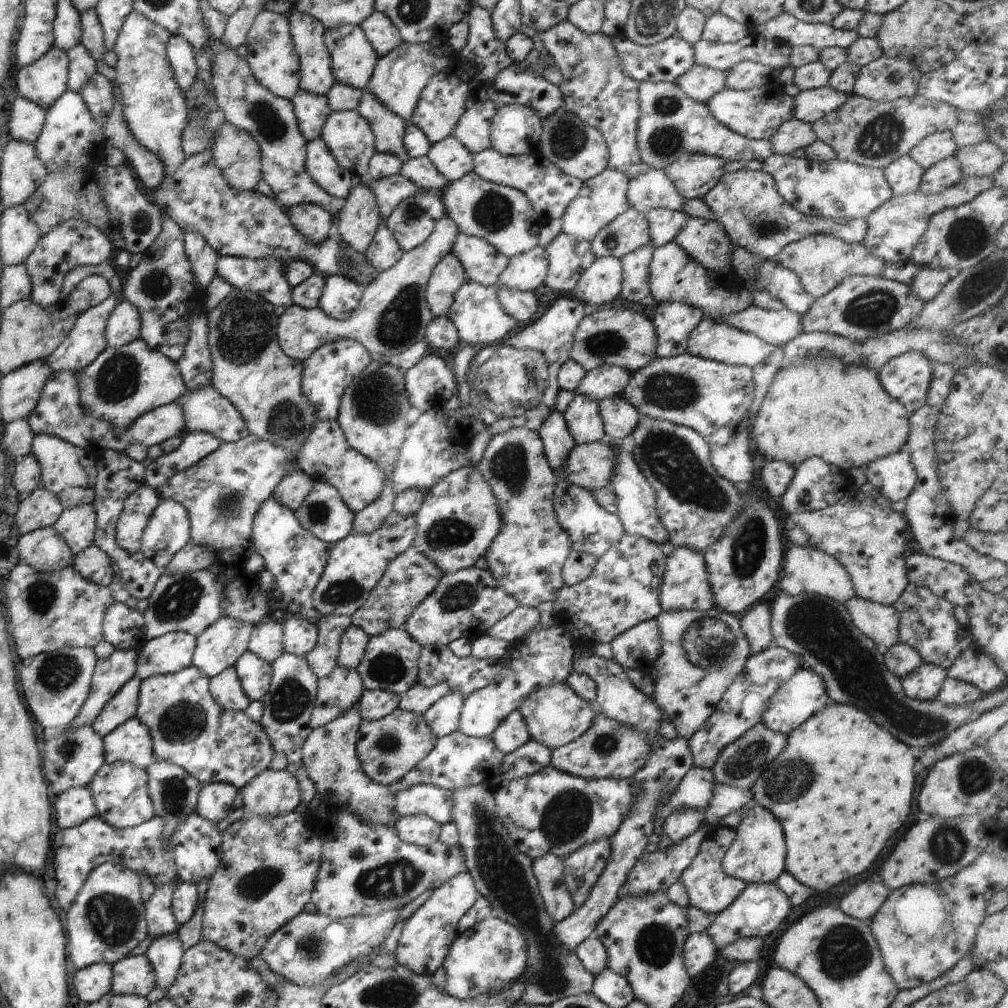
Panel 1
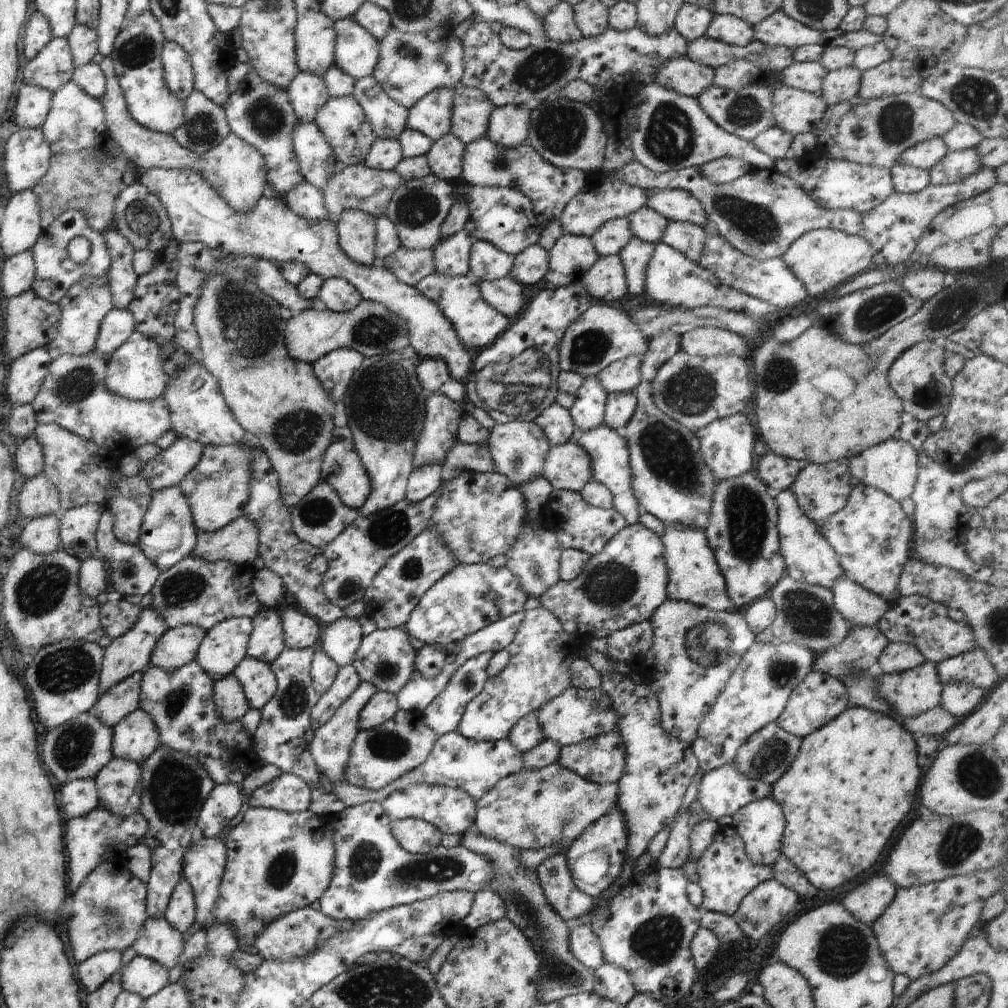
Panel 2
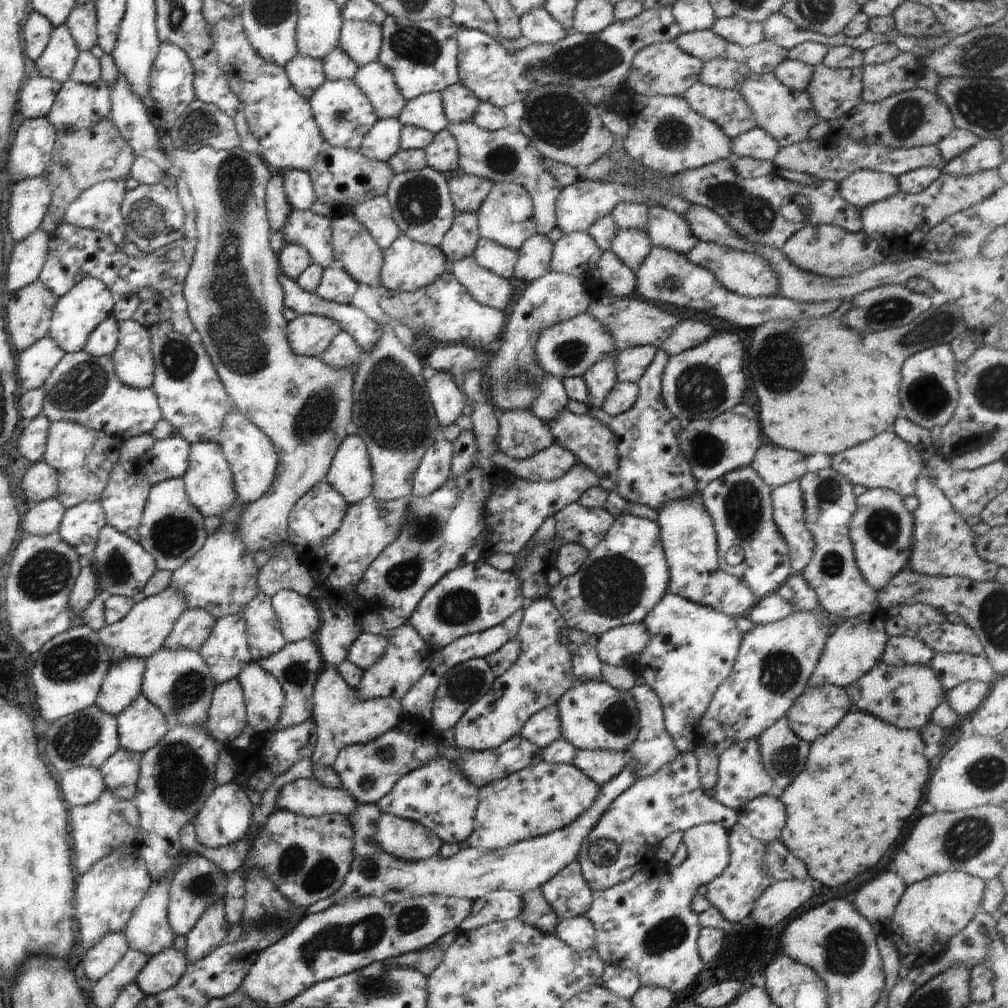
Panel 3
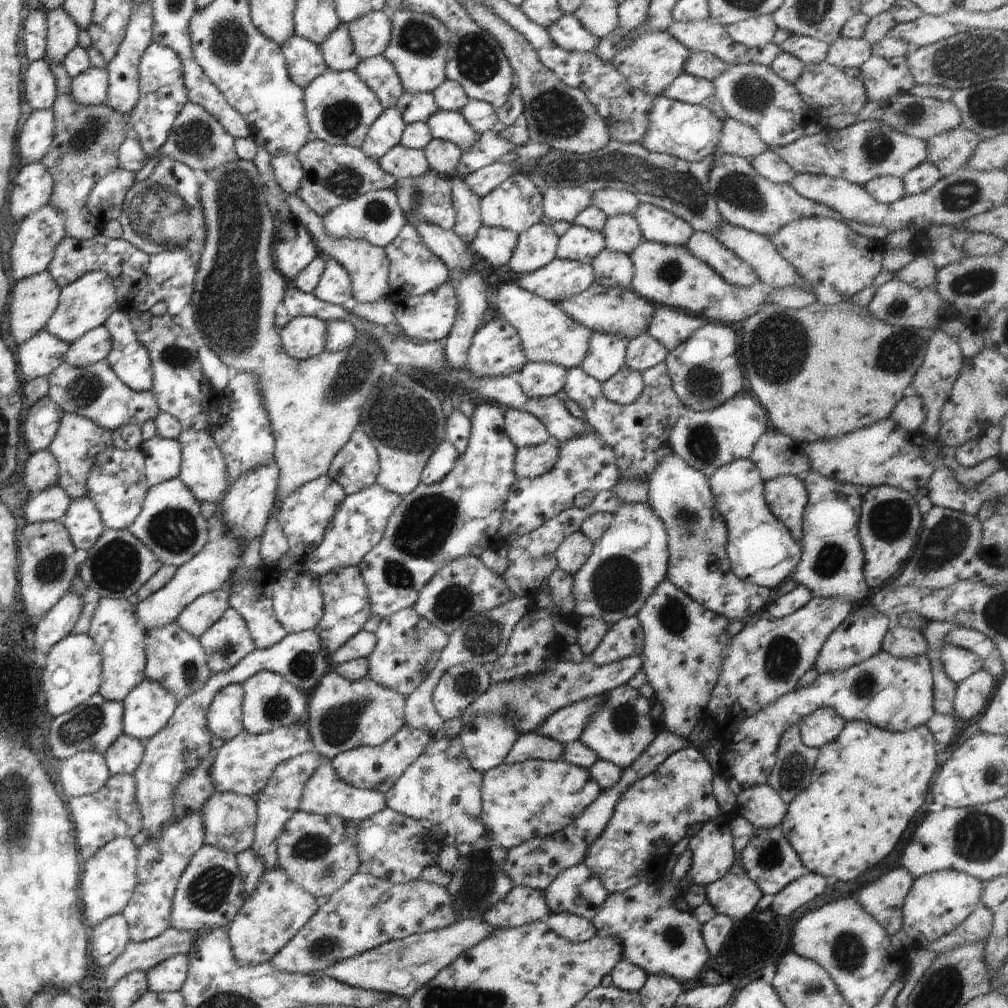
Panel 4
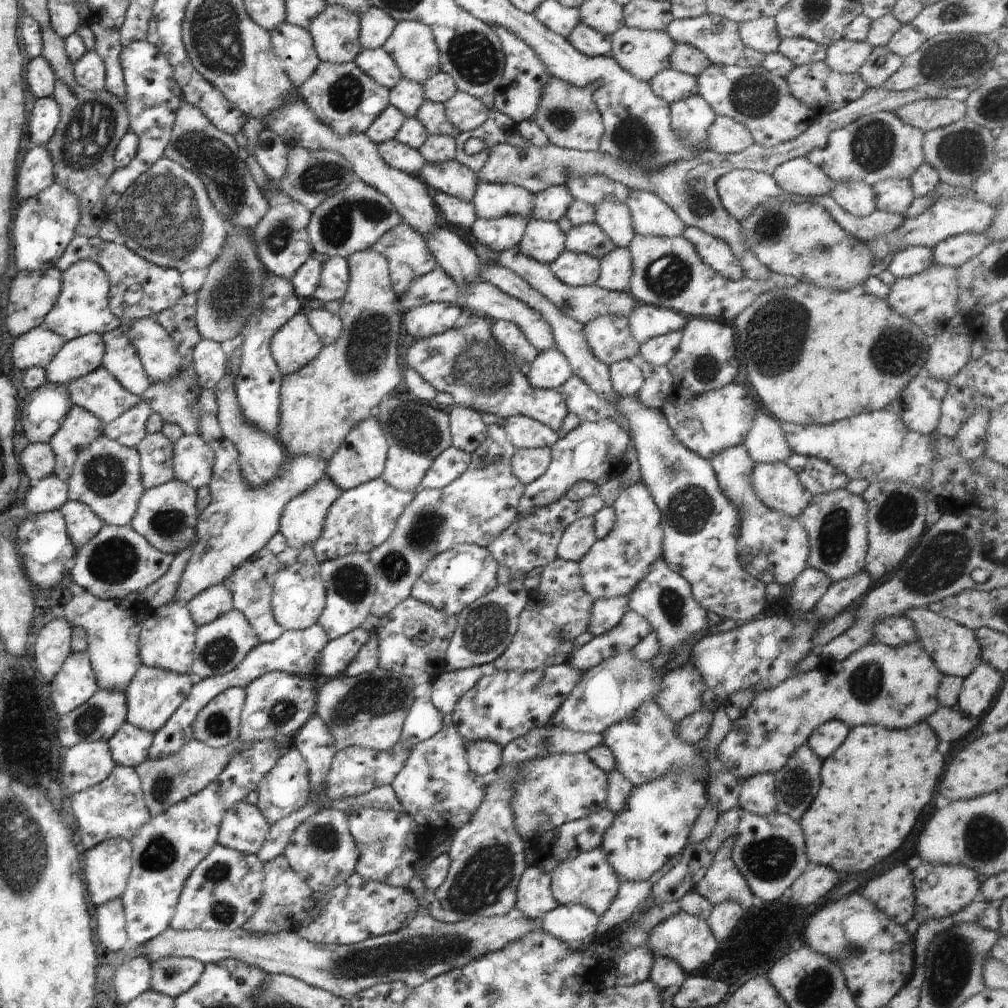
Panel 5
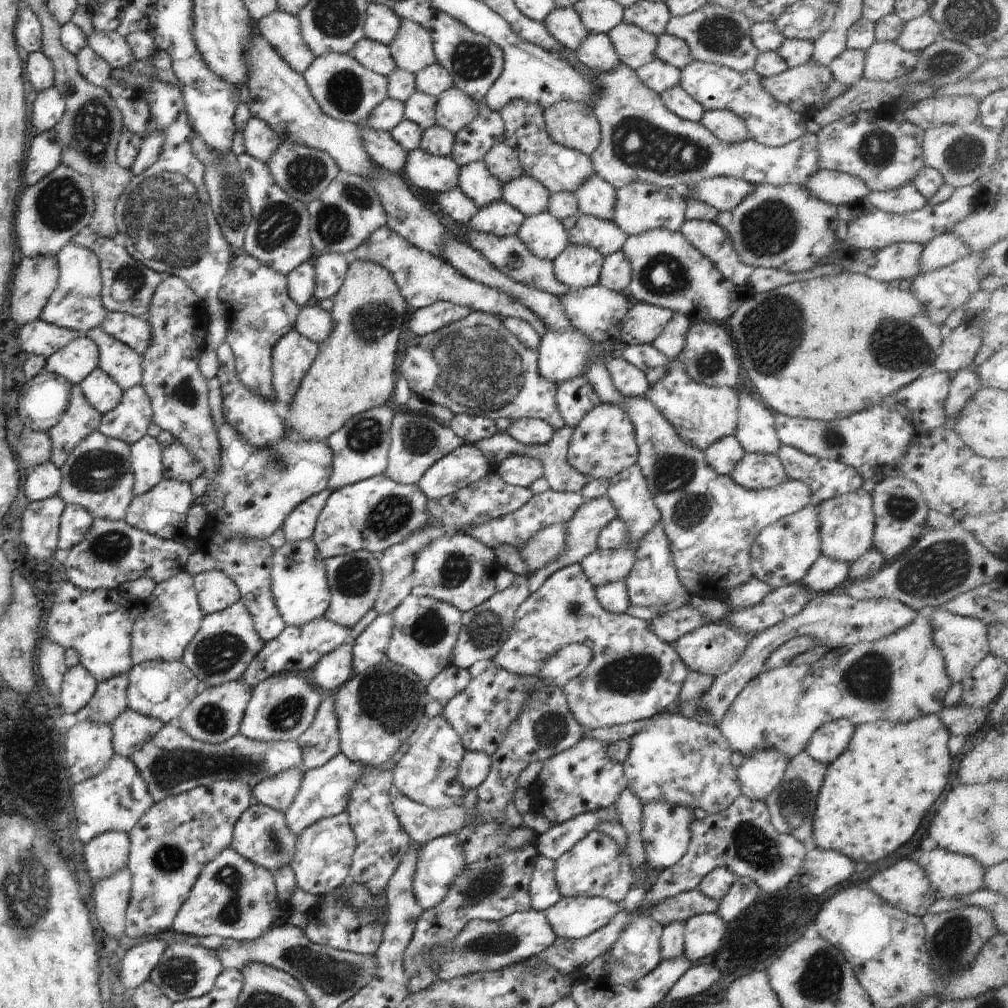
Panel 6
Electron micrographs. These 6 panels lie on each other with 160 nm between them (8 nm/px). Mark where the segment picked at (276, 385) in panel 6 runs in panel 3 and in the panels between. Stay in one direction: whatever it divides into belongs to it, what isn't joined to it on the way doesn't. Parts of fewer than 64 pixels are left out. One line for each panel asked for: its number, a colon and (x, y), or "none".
3: (310, 335)
4: (303, 337)
5: (296, 344)

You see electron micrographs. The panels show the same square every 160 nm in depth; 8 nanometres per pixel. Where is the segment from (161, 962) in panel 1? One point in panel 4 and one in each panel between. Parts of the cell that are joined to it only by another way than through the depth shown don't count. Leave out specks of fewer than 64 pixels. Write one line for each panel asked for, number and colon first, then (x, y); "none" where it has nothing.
2: (159, 941)
3: (148, 931)
4: (161, 861)

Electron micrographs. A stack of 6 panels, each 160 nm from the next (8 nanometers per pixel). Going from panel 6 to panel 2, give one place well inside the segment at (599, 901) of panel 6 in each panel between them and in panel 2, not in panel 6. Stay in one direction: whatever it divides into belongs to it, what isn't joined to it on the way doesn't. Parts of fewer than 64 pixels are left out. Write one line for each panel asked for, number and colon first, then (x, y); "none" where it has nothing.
2: (584, 944)
3: (577, 932)
4: (576, 929)
5: (570, 923)

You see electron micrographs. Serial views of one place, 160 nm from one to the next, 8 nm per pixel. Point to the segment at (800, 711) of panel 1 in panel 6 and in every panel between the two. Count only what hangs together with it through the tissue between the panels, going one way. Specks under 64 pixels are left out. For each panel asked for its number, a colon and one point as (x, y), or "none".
2: (820, 697)
3: (817, 710)
4: (822, 725)
5: (825, 739)
6: (827, 743)

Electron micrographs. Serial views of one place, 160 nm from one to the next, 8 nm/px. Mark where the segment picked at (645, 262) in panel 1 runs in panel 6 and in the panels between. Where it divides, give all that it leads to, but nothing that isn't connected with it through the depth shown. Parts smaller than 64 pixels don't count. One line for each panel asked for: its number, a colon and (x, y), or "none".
2: (636, 255)
3: (631, 246)
4: (622, 234)
5: (613, 217)
6: (595, 197)

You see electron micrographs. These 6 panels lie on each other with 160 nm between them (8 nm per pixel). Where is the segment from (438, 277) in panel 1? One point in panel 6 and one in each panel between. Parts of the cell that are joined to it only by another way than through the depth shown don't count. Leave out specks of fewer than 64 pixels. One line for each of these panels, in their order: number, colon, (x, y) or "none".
2: (451, 255)
3: (459, 242)
4: (466, 204)
5: (450, 177)
6: (437, 174)

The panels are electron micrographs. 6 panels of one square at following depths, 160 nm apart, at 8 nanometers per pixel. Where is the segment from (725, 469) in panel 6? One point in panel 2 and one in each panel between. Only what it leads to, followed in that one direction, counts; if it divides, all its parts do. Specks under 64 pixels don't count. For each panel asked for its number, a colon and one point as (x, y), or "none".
2: (743, 534)
3: (749, 546)
4: (761, 551)
5: (773, 548)

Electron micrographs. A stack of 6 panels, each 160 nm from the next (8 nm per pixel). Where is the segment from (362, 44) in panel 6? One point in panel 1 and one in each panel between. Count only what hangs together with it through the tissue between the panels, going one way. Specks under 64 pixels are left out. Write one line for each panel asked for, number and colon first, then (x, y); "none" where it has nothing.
1: (388, 128)
2: (388, 119)
3: (377, 82)
4: (377, 73)
5: (376, 63)

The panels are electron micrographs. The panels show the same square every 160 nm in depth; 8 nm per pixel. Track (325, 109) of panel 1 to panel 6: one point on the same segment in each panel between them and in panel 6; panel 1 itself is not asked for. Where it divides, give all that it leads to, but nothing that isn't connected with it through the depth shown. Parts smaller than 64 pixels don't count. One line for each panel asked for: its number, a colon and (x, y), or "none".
2: (307, 93)
3: (305, 73)
4: (304, 60)
5: (294, 46)
6: (282, 30)

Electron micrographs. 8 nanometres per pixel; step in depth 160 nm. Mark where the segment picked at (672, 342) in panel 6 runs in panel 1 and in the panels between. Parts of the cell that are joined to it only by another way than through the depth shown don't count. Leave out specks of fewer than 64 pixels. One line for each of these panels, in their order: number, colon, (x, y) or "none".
1: (605, 381)
2: (624, 375)
3: (630, 363)
4: (643, 352)
5: (659, 350)

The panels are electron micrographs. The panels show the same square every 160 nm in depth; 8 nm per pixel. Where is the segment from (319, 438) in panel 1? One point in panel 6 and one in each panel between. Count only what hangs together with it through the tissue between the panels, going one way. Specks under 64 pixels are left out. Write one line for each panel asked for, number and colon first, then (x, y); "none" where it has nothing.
2: (341, 467)
3: (351, 474)
4: (355, 467)
5: (361, 457)
6: (361, 447)

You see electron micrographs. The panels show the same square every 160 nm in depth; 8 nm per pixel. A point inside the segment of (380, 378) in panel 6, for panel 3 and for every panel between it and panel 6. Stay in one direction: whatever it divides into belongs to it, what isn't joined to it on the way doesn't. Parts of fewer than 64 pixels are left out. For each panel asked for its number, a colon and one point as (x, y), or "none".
3: (234, 300)
4: (314, 404)
5: (321, 403)

